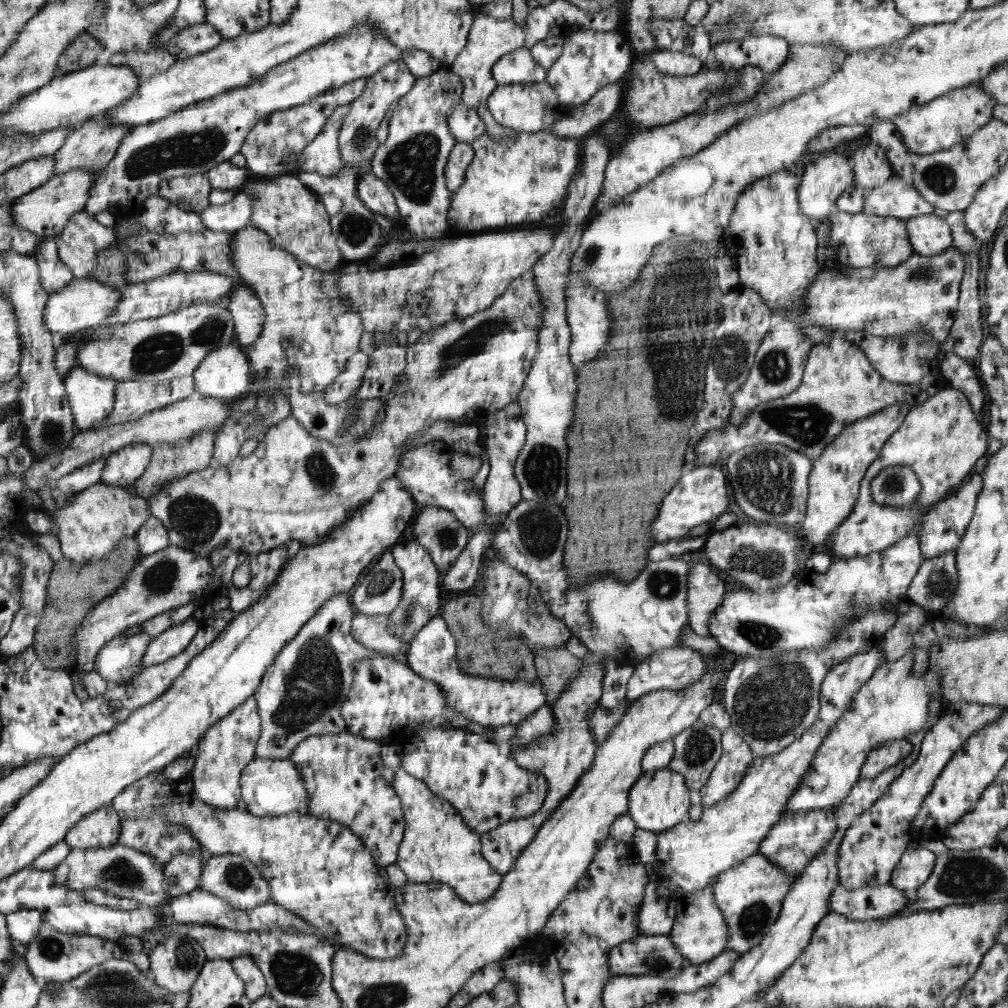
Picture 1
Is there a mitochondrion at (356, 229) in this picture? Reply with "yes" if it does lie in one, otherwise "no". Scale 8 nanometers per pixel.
yes

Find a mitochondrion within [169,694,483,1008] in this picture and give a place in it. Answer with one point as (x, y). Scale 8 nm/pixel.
(293, 972)

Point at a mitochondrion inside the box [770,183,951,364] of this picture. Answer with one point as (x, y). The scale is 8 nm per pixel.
(920, 272)

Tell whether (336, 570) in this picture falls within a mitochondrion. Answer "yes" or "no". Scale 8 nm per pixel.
no

